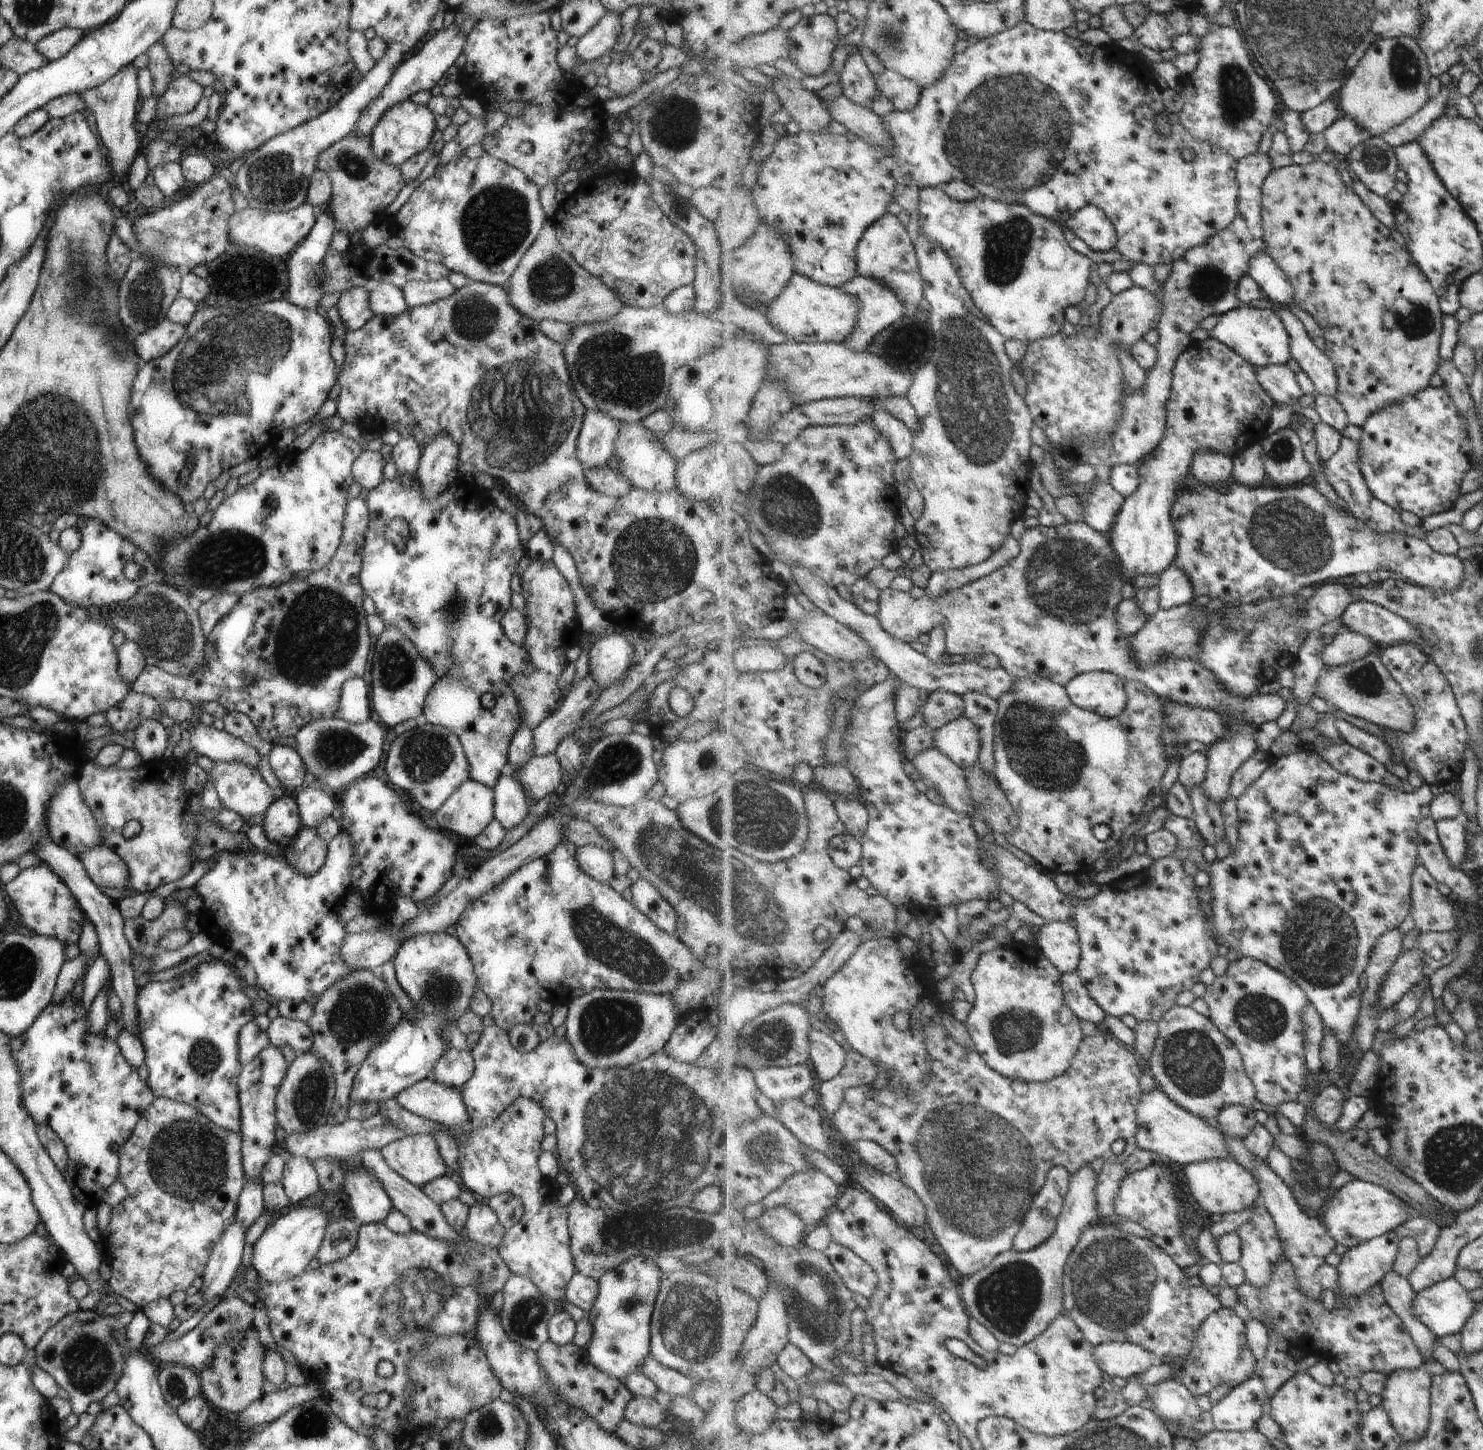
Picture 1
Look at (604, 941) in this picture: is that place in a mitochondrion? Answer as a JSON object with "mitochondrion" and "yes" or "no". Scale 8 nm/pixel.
{"mitochondrion":"yes"}

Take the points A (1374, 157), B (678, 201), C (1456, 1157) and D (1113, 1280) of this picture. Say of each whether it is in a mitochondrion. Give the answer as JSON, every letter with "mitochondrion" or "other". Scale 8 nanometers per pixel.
{"A":"mitochondrion","B":"mitochondrion","C":"mitochondrion","D":"mitochondrion"}

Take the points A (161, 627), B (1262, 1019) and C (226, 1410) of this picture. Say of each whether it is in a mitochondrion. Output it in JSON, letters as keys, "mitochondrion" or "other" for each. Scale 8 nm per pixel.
{"A":"mitochondrion","B":"mitochondrion","C":"other"}

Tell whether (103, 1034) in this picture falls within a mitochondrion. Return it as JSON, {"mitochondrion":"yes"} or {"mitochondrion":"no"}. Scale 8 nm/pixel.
{"mitochondrion":"no"}

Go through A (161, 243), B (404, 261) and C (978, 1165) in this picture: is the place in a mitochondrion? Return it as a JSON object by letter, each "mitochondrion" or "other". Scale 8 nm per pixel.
{"A":"mitochondrion","B":"other","C":"mitochondrion"}

